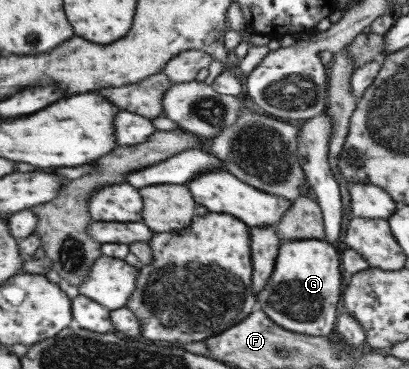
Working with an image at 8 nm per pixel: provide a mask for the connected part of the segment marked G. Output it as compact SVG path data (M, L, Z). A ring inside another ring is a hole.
M320 239L280 241L272 276L256 297L257 307L284 330L327 336L334 330L341 300L341 264L331 244Z

